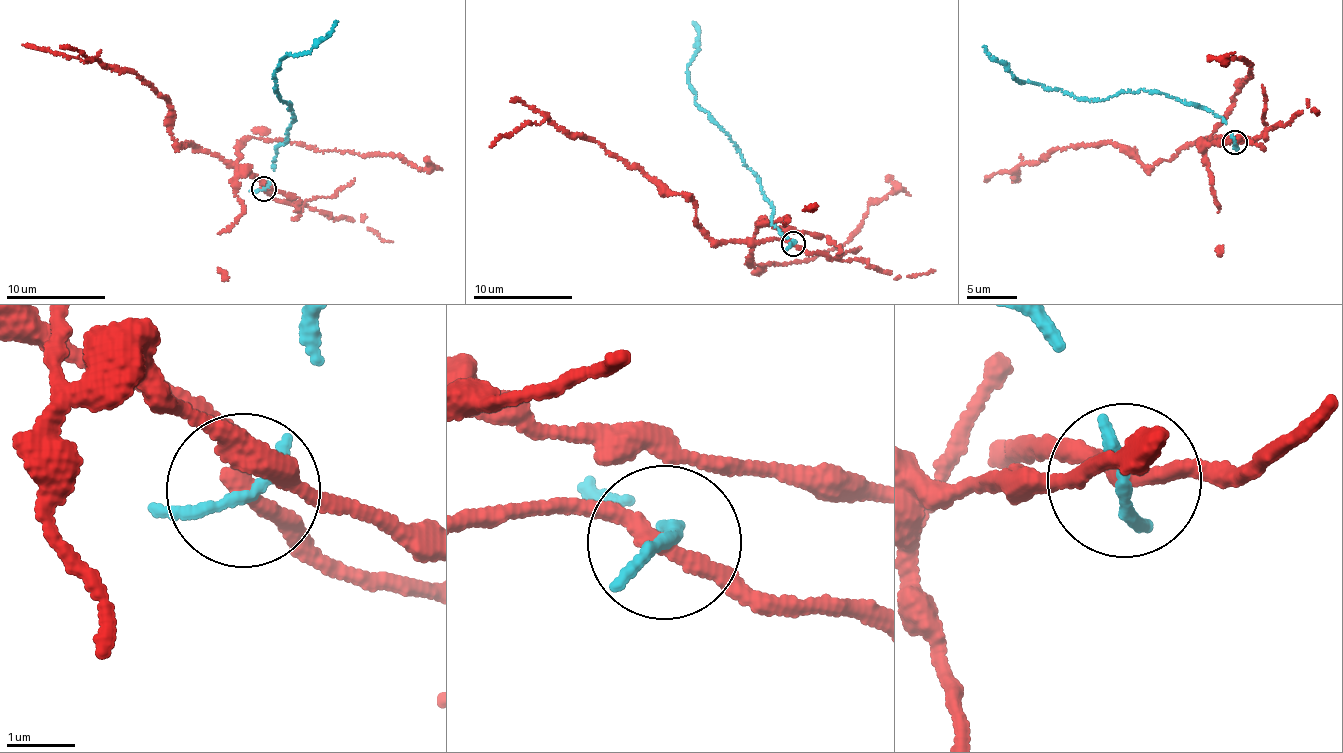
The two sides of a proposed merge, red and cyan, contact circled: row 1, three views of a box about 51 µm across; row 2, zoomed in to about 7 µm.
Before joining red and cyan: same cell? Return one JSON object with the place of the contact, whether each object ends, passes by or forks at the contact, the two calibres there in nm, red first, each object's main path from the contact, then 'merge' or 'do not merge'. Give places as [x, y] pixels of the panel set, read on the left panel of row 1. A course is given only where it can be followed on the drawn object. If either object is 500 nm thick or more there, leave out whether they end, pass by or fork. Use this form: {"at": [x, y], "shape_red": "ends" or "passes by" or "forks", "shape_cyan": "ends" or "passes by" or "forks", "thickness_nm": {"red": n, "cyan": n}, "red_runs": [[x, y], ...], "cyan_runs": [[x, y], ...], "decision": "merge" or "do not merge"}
{"at": [263, 188], "shape_red": "passes by", "shape_cyan": "ends", "thickness_nm": {"red": 240, "cyan": 220}, "red_runs": [[263, 187], [255, 176], [186, 142], [175, 145], [167, 100], [136, 74], [95, 59], [22, 44]], "cyan_runs": [[263, 187], [295, 121], [274, 71], [290, 53], [329, 37], [337, 22]], "decision": "do not merge"}

